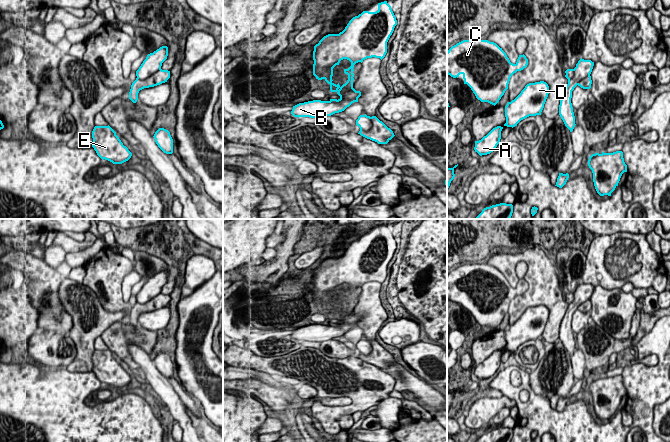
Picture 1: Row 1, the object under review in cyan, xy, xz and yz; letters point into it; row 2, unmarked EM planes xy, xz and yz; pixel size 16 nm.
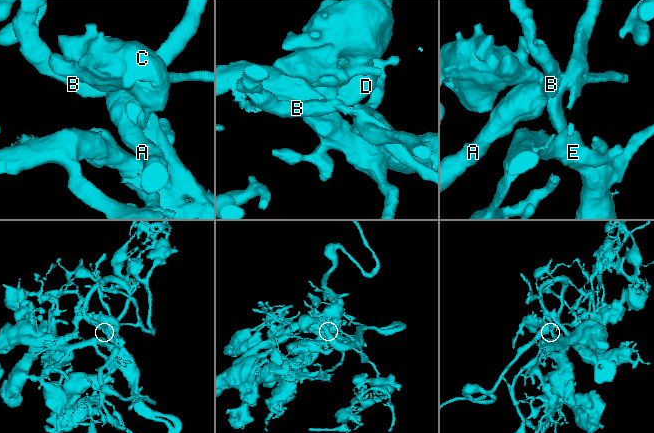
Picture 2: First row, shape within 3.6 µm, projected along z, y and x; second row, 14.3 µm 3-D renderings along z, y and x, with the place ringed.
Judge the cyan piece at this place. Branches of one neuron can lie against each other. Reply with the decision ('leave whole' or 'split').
split

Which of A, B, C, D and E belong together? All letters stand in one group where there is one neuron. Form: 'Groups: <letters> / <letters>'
Groups: A B D E / C

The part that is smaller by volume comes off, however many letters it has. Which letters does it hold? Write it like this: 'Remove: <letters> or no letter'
Remove: C

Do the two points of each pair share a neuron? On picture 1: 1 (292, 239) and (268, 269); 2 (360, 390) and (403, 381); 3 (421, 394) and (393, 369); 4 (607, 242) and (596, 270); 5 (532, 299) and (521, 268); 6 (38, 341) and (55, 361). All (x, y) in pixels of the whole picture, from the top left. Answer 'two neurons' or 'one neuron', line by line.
1: one neuron
2: two neurons
3: one neuron
4: one neuron
5: two neurons
6: one neuron

